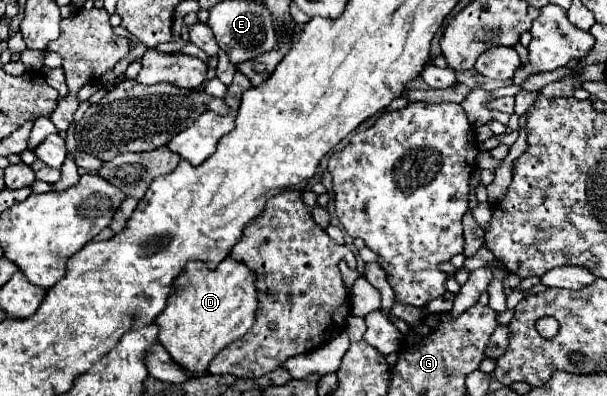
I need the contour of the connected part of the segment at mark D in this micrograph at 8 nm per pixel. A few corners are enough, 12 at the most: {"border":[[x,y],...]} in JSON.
{"border":[[226,257],[178,277],[158,341],[188,377],[252,327],[254,275]]}

